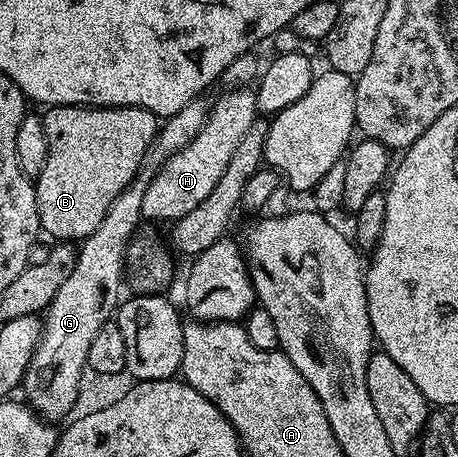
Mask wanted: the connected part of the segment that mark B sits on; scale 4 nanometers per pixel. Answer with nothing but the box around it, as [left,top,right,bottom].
[35,106,159,240]

